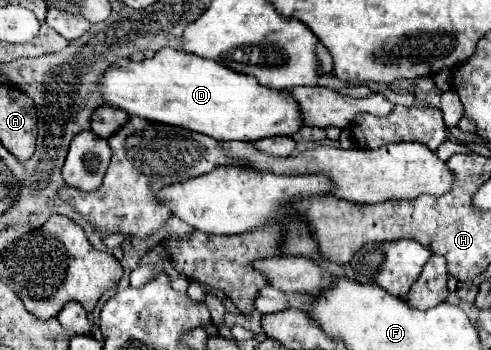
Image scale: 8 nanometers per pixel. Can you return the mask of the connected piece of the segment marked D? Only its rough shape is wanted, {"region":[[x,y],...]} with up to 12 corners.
{"region":[[182,50],[118,60],[98,88],[130,116],[216,140],[294,136],[300,108]]}

